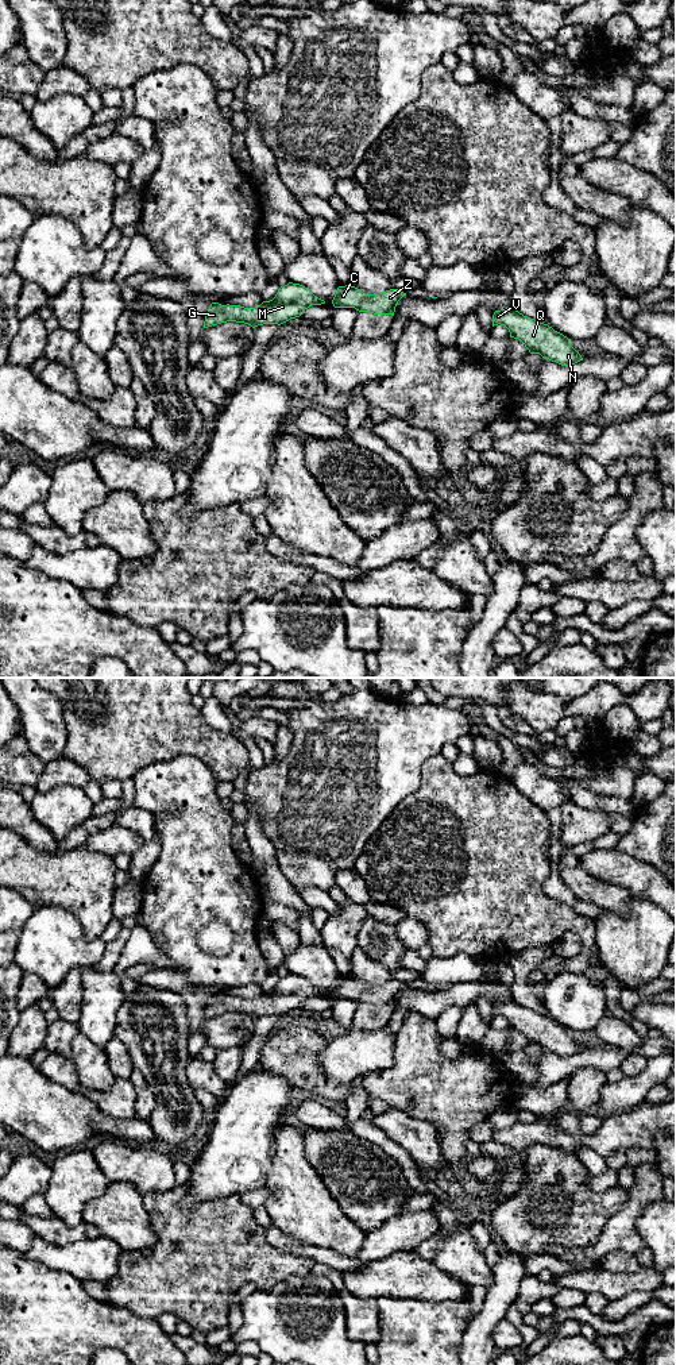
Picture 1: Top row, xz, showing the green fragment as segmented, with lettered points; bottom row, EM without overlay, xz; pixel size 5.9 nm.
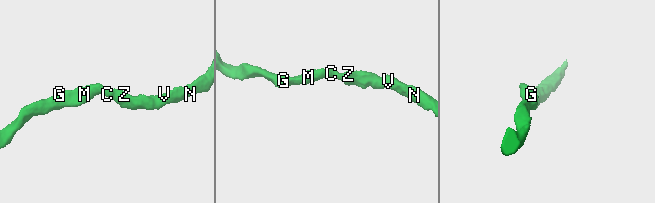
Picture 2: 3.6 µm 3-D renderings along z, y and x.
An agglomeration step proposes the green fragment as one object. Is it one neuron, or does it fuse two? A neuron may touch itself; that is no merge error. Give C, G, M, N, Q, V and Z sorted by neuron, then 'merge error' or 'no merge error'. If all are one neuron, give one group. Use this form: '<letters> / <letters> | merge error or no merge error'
C G M N Q V Z | no merge error

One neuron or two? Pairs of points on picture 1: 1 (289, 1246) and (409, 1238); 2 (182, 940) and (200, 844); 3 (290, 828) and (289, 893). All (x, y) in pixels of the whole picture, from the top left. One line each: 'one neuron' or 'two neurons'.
1: one neuron
2: one neuron
3: two neurons

